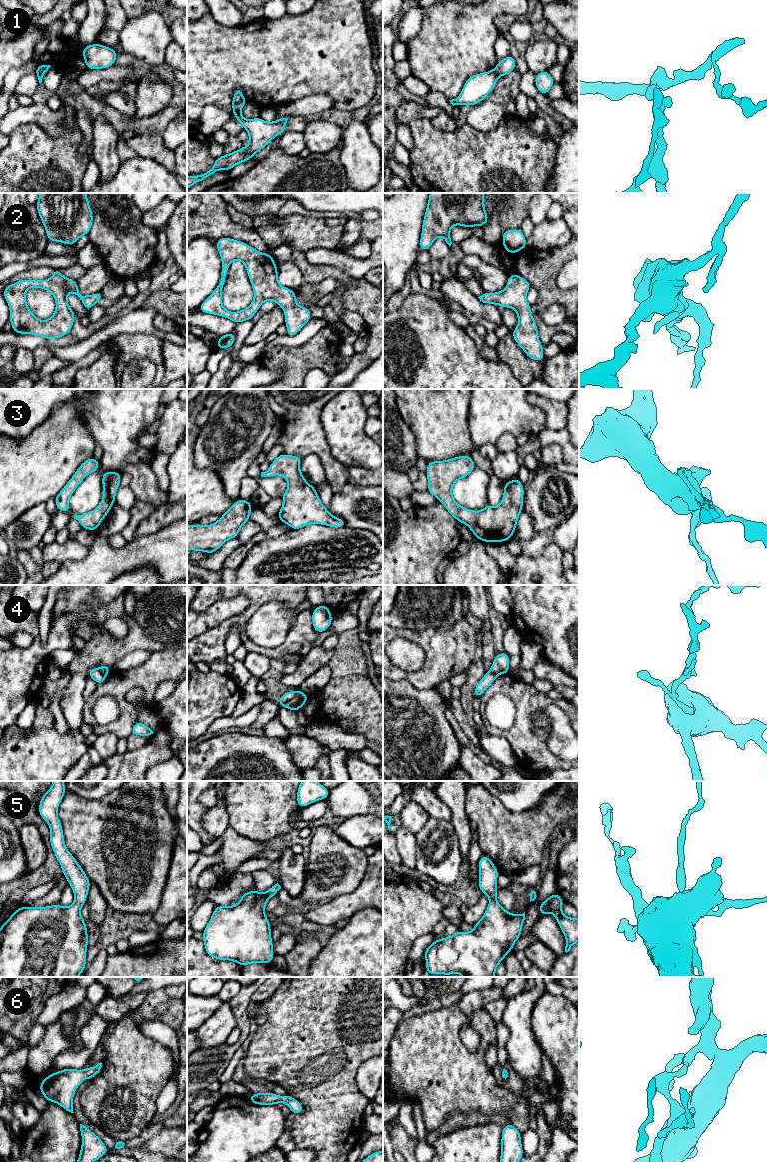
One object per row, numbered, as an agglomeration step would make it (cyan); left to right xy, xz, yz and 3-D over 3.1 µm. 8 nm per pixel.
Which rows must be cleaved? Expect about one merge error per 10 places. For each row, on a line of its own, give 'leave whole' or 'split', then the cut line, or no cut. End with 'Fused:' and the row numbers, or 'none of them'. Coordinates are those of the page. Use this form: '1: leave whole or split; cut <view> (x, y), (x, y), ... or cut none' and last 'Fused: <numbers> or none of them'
1: split; cut xz (233, 109), (239, 111)
2: leave whole; cut none
3: leave whole; cut none
4: split; cut xz (298, 690), (283, 705)
5: leave whole; cut none
6: leave whole; cut none
Fused: 1, 4

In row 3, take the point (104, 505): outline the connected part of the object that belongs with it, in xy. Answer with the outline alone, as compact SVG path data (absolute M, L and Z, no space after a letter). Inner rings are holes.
M106 471L102 475L103 497L100 504L93 510L82 515L74 515L83 529L96 532L98 526L115 504L115 496L120 485L122 474Z

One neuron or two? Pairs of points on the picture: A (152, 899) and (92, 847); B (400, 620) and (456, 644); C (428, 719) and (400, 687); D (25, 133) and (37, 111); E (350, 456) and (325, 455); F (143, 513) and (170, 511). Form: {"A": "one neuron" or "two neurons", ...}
{"A": "one neuron", "B": "two neurons", "C": "one neuron", "D": "two neurons", "E": "two neurons", "F": "two neurons"}

